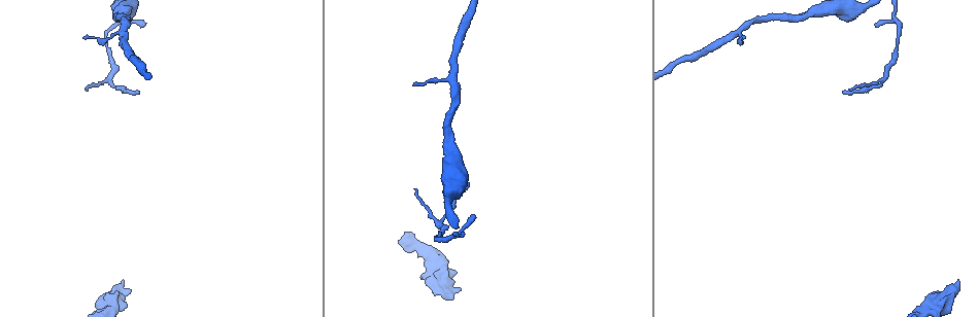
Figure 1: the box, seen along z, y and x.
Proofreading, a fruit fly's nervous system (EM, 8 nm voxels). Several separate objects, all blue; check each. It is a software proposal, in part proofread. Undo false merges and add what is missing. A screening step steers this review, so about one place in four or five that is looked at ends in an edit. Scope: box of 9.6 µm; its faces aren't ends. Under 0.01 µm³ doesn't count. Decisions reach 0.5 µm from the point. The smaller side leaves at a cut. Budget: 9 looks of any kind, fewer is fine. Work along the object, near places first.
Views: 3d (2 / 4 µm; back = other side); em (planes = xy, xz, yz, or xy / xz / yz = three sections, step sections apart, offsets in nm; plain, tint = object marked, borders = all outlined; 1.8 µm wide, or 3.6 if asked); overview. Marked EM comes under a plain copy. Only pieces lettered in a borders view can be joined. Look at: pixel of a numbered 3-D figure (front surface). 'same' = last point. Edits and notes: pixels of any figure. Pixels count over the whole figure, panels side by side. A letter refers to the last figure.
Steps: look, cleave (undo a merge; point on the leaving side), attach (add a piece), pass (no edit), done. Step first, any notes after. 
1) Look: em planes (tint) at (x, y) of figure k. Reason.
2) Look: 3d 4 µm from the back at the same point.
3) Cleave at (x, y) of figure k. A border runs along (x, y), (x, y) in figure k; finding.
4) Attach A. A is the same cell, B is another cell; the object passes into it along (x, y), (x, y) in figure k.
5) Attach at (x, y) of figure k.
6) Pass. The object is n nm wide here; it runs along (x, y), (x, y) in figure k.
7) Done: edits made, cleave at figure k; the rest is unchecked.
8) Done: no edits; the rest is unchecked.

Look: em planes (borders) at (953, 287) of figure 1. Thick turns thin.

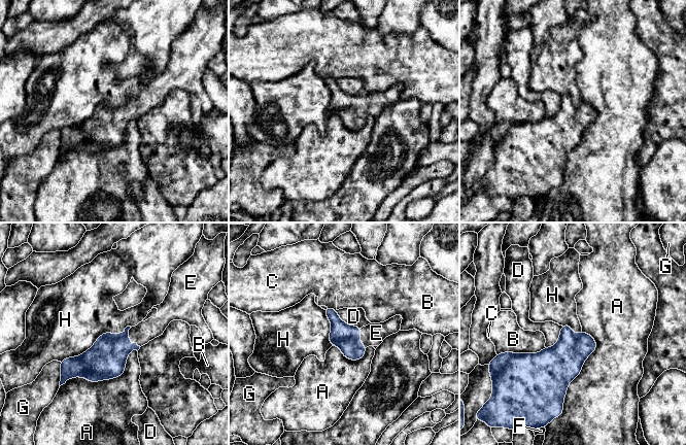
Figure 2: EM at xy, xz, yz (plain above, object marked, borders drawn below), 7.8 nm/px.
Attach E. The object is 200 nm wide here; E is the same cell, A, B, C, D, F, G and H are other cells; it goes on there.

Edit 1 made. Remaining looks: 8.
Look: overview. Redraw.

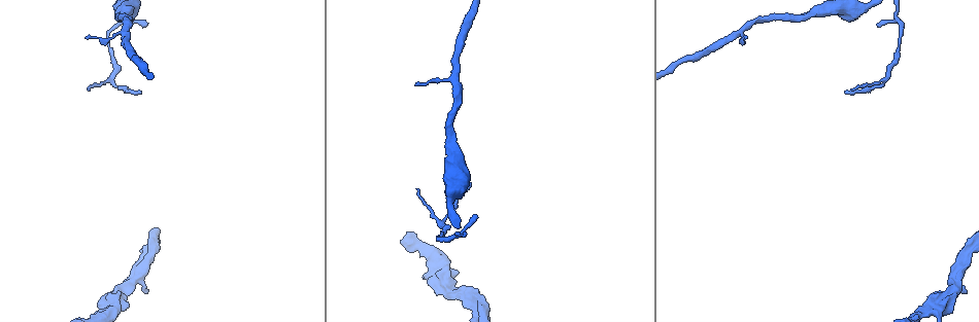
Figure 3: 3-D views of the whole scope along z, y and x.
Look: 3d 4 µm at (818, 12) of figure 3. Sudden change in width.

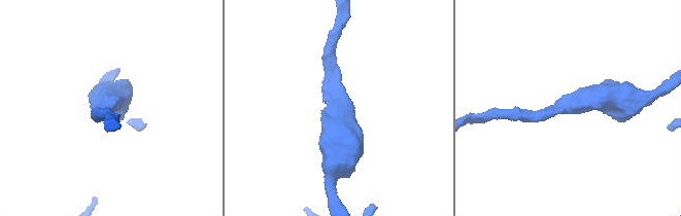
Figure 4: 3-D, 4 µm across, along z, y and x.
Look: em planes (tint) at (568, 104) of figure 4.

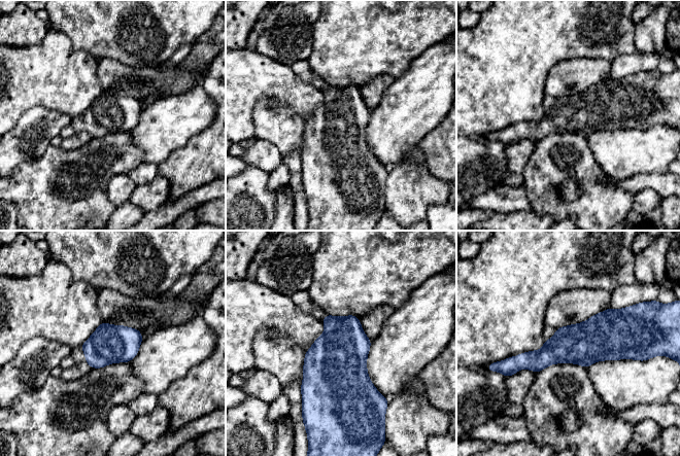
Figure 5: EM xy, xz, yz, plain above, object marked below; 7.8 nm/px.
Look: em planes (borders) at the same point. What lies round it.

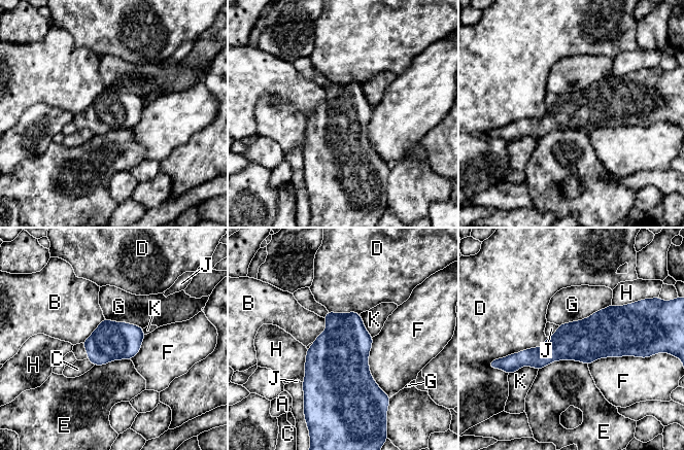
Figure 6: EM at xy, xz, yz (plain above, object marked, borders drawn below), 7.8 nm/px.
Pass. A, B, C, D, E, F, G, H, J and K are other cells; a border runs along (587, 365), (553, 360), (538, 371) in figure 6; all the same neuron.

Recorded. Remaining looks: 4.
Look: em xz step 16 (tint) at (876, 25) of figure 3. An open end.

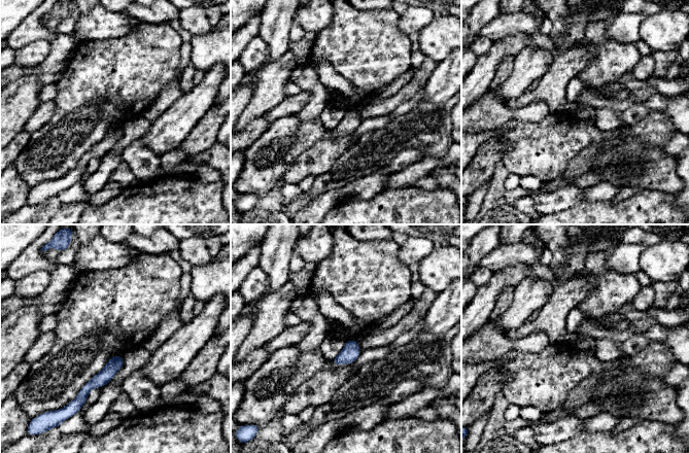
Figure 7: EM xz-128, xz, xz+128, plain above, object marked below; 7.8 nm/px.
Look: em planes (borders) at the same point. Cut it another way.

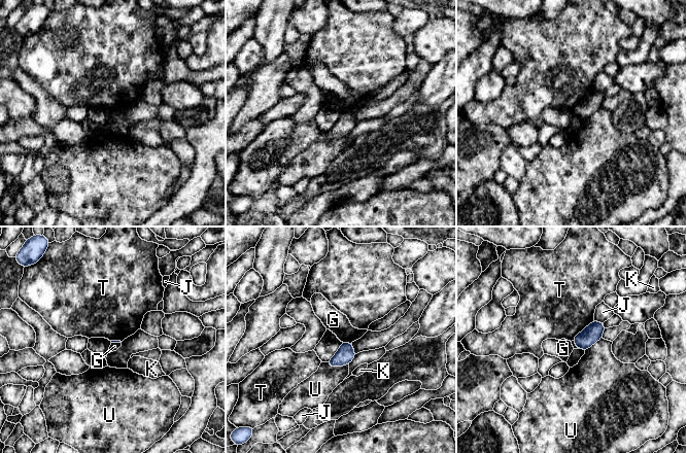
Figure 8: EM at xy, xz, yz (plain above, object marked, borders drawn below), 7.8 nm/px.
Pass. G, J, K, T and U are other cells; a border runs along (342, 341), (349, 341), (351, 343) in figure 8; no lettered piece goes on from it.

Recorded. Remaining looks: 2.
Done: edits made, attach at figure 2; the rest is unchecked.

